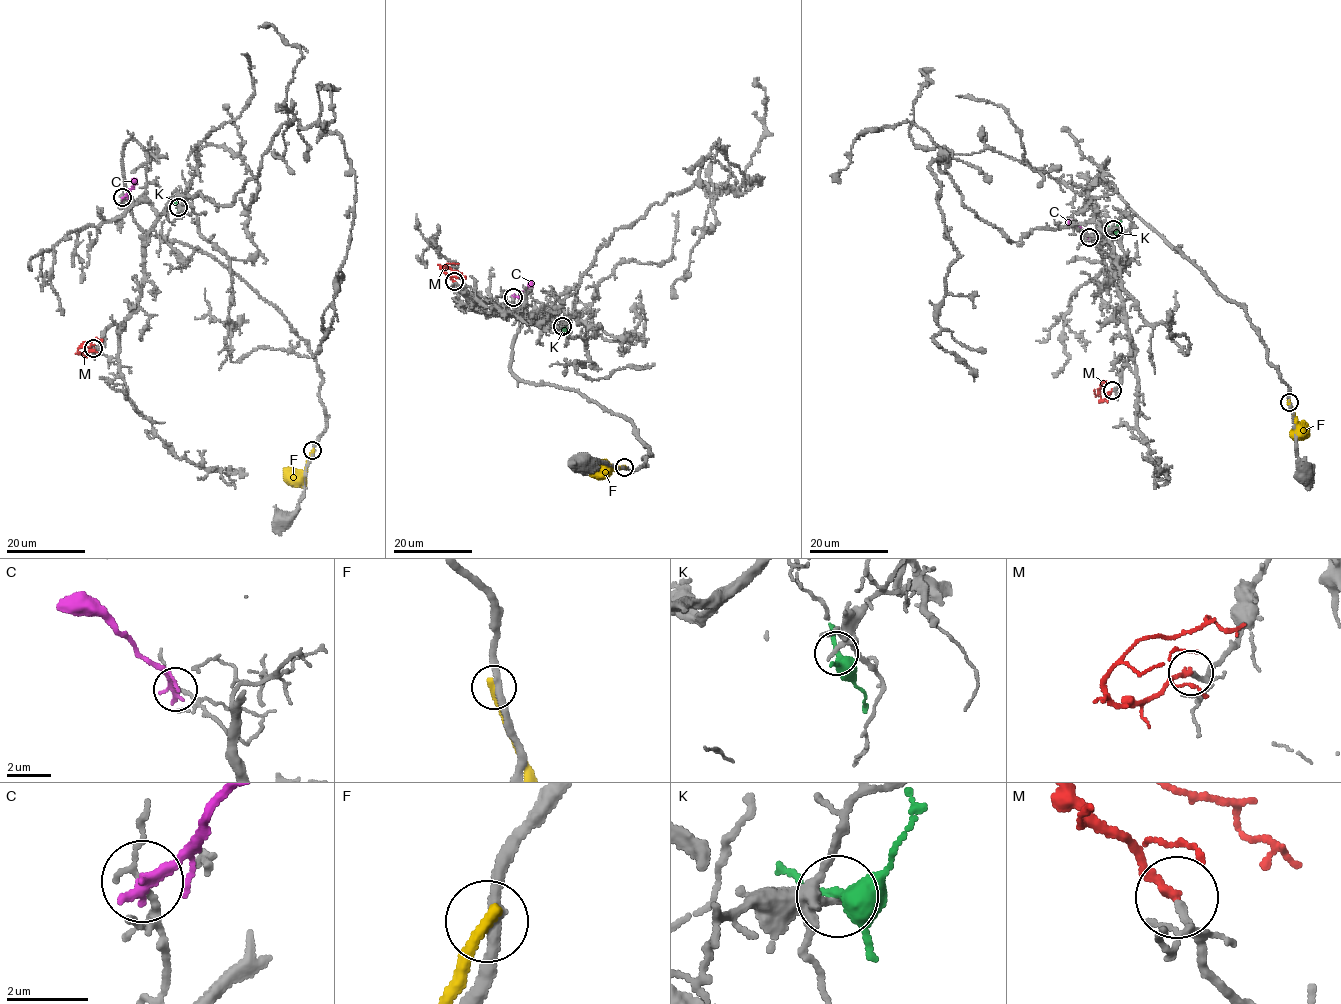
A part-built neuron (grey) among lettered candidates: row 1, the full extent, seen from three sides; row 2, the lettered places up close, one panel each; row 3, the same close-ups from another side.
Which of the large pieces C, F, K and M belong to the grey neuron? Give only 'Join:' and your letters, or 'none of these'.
Join: M

